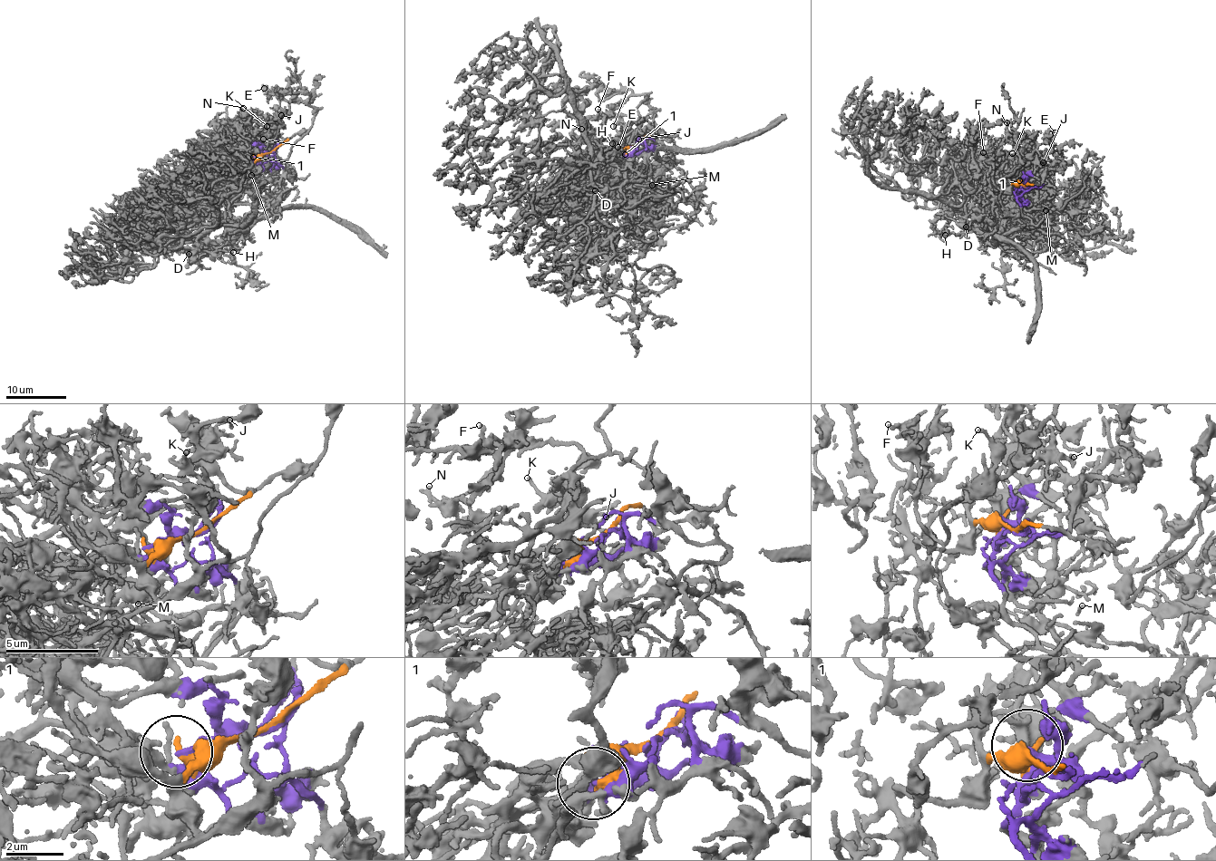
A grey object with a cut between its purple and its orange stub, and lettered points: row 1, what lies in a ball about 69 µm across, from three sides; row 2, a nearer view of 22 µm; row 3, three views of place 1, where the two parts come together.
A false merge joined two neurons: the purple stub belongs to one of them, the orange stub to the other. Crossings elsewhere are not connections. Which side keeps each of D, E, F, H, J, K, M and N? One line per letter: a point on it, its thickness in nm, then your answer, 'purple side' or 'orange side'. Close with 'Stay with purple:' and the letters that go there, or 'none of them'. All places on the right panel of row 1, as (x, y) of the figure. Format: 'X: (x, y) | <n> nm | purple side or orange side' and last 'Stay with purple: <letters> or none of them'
D: (966, 227) | 100 nm | purple side
E: (1055, 132) | 130 nm | orange side
F: (983, 152) | 240 nm | orange side
H: (945, 235) | 170 nm | purple side
J: (1043, 162) | 80 nm | orange side
K: (1012, 153) | 150 nm | orange side
M: (1045, 210) | 90 nm | purple side
N: (1006, 122) | 190 nm | orange side
Stay with purple: D, H, M

